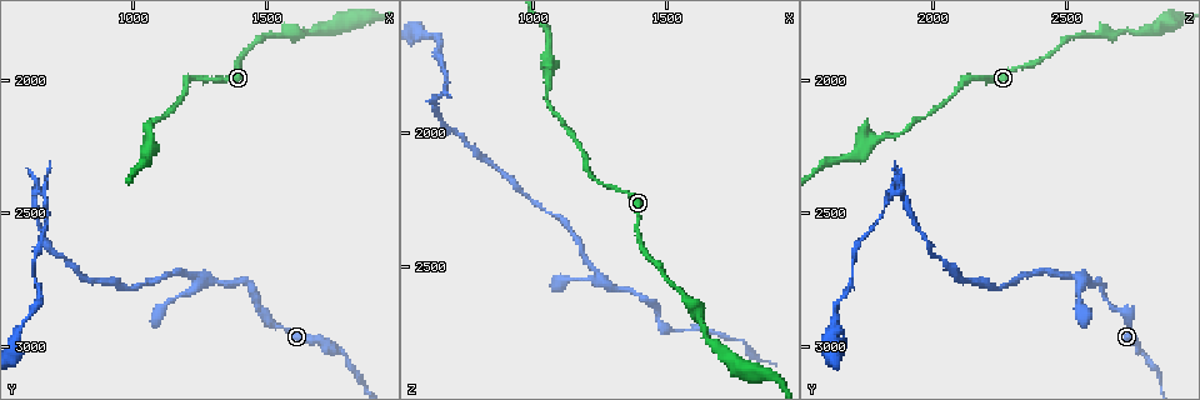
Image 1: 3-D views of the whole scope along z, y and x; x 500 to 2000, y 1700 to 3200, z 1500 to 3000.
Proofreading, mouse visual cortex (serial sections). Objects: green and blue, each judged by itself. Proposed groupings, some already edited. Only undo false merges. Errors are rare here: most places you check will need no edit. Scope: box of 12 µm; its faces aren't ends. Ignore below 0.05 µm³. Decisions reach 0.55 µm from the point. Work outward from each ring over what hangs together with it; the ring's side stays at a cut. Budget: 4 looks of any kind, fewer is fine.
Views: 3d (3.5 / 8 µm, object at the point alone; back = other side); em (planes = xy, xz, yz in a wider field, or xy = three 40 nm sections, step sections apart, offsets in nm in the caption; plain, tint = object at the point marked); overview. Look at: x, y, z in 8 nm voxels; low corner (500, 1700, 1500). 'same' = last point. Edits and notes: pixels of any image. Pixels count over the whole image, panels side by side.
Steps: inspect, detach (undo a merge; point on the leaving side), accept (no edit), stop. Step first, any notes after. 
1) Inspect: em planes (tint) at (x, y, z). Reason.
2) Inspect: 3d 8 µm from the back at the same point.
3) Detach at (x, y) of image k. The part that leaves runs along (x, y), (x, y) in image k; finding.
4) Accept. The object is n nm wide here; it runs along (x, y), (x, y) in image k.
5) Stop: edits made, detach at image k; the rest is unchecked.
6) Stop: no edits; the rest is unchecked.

Inspect: 3d 3.5 µm at (1260, 2750, 2550).

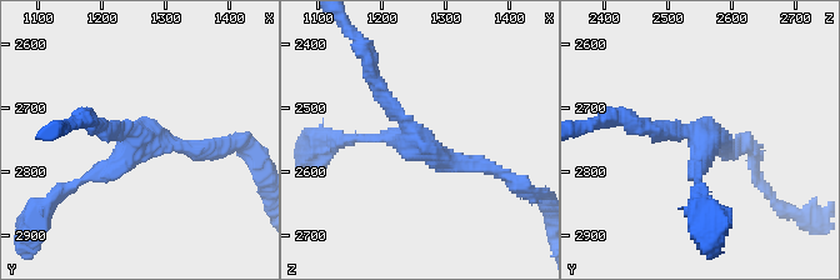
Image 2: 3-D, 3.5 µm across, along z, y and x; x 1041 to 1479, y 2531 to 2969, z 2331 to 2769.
Inspect: em planes (tint) at (1255, 2745, 2550). 3 arms meet here; the arms are 150, 200, 200 nm wide; now the EM.

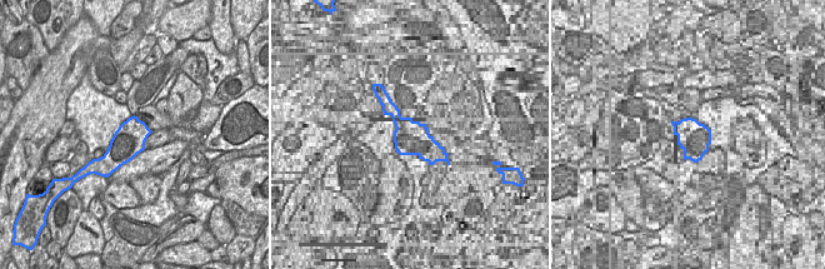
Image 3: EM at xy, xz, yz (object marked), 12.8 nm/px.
Accept. It runs along (491, 170), (430, 154), (373, 78) in image 2; one cell here.

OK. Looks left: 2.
Inspect: 3d 3.5 µm at (630, 2420, 1880). Abrupt turn.

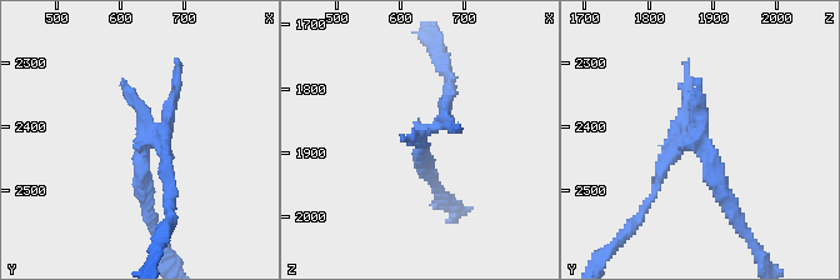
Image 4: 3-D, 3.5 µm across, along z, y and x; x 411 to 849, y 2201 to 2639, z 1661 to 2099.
Inspect: em xy step 1 (tint) at (635, 2420, 1880). Need the tissue.

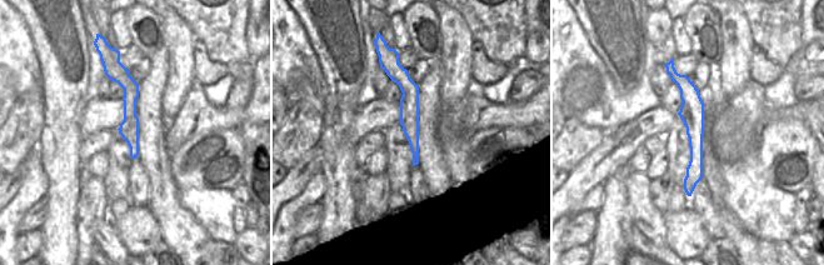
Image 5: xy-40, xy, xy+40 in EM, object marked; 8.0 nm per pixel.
Detach at (165, 173) of image 4. The object is 160 nm wide here; the part that leaves runs along (154, 141), (170, 188), (158, 241) in image 4; two cells meet here.

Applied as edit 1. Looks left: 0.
Stop: edits made, detach at image 4; the rest is unchecked.

